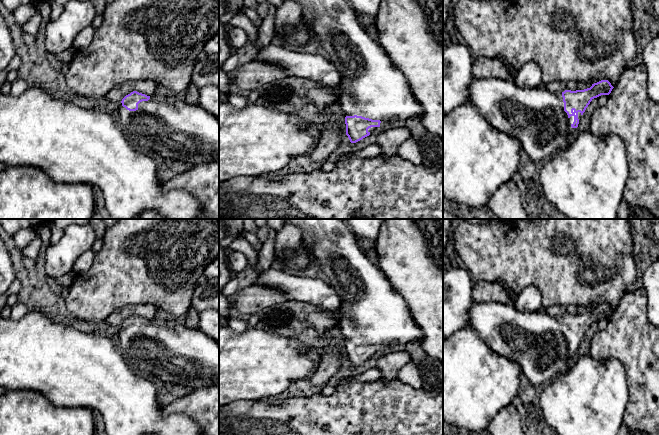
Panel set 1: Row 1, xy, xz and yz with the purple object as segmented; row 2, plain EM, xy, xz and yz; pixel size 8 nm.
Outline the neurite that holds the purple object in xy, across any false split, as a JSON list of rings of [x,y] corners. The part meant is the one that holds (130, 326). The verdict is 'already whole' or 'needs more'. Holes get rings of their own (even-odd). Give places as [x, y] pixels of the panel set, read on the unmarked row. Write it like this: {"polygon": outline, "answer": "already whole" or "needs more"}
{"polygon": [[[133,315],[120,326],[117,345],[135,373],[151,378],[160,385],[181,385],[191,390],[219,385],[219,344],[199,328],[192,329],[185,324],[179,324],[177,319],[159,322]]], "answer": "needs more"}

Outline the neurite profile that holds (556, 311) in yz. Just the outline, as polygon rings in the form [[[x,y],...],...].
[[[570,305],[570,306],[551,306],[544,309],[549,315],[553,317],[562,318],[565,314],[576,315],[577,314],[577,307]]]

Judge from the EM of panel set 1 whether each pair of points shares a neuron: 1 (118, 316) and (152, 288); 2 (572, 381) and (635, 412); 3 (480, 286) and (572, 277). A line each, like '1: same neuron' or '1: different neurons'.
1: different neurons
2: different neurons
3: different neurons

